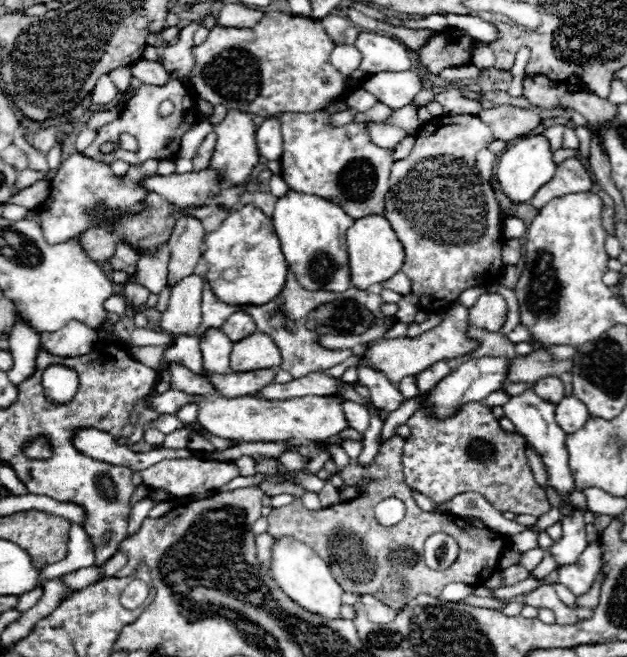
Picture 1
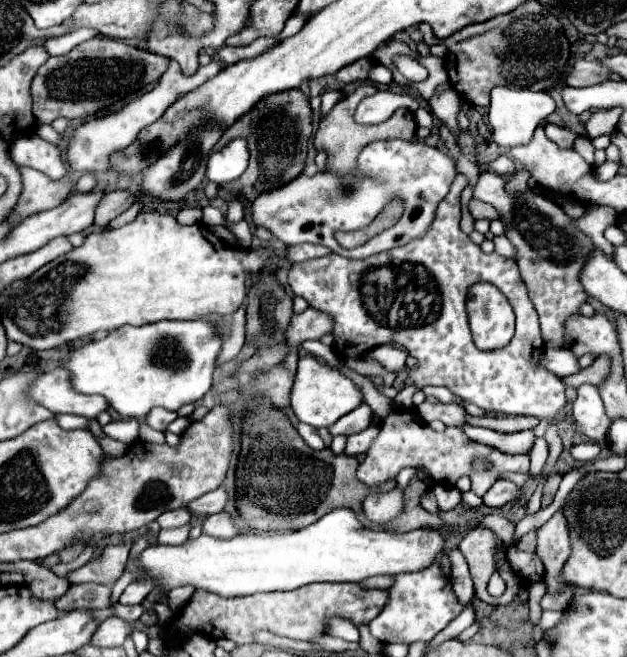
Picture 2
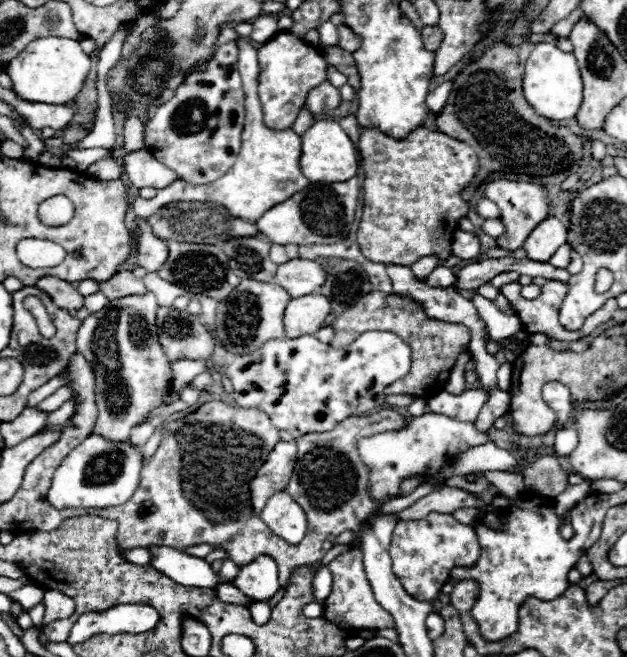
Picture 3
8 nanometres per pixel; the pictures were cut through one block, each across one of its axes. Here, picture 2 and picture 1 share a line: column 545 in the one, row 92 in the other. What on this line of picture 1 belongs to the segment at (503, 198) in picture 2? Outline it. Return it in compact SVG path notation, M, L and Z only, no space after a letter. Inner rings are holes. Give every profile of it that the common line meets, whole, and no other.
M278 11L264 14L260 26L254 28L220 28L214 26L208 38L192 48L194 68L190 84L194 92L212 106L226 106L228 110L250 112L256 116L276 116L280 112L316 112L342 96L348 90L348 78L342 76L328 60L334 42L328 38L320 20L292 16Z

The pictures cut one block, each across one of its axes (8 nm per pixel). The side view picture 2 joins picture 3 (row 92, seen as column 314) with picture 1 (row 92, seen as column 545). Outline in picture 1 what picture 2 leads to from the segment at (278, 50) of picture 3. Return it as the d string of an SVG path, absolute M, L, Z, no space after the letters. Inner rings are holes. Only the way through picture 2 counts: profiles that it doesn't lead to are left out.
M404 70L404 72L372 74L360 84L354 84L352 88L370 90L370 94L374 94L382 104L390 106L392 110L398 110L414 100L422 84L420 84L420 78L412 70Z

